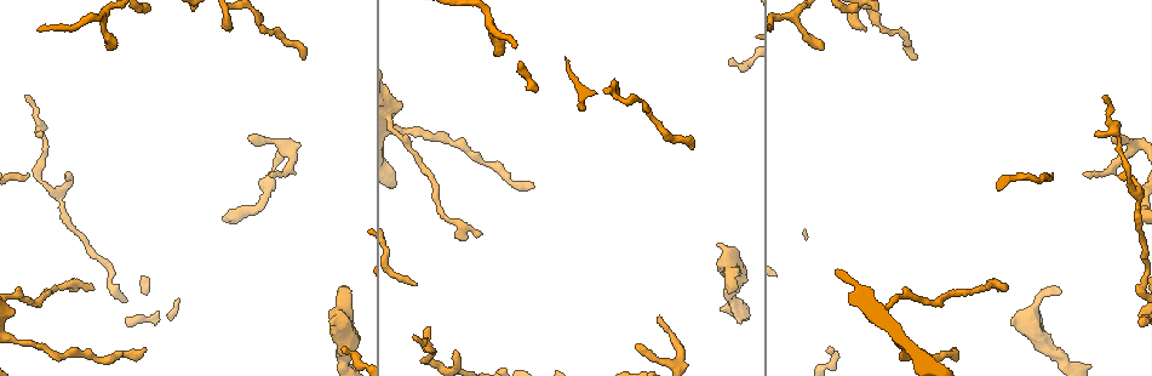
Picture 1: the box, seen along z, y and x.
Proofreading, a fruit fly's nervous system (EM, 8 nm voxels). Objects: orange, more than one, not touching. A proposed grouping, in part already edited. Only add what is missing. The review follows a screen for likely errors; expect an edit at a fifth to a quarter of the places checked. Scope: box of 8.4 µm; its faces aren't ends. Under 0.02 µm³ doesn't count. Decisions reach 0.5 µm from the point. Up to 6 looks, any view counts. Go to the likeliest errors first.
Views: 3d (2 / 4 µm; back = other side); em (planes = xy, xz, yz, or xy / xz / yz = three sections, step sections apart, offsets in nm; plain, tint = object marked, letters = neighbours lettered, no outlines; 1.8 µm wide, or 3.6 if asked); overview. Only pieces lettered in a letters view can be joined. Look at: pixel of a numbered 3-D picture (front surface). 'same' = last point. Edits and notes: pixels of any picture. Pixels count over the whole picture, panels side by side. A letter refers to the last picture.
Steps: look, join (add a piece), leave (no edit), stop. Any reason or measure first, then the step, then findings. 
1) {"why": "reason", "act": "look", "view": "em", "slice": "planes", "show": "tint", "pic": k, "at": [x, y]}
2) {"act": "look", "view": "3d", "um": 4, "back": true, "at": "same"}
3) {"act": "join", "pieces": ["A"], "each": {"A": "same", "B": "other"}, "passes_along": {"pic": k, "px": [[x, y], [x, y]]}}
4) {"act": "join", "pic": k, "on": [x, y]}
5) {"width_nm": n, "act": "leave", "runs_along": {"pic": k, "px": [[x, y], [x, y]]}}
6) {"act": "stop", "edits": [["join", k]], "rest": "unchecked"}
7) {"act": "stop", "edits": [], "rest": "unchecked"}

{"why": "branch stops here", "act": "look", "view": "3d", "um": 4, "pic": 1, "at": [1085, 175]}

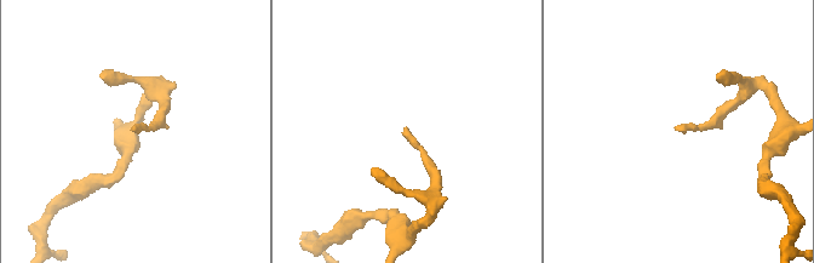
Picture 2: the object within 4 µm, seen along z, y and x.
{"why": "need the tissue", "act": "look", "view": "em", "slice": "planes", "show": "plain", "pic": 2, "at": [676, 128]}

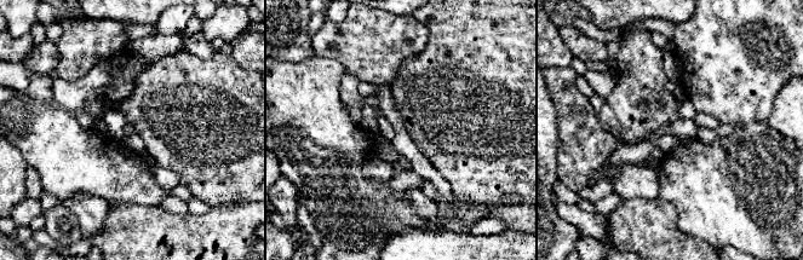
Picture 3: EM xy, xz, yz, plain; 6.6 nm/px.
{"act": "look", "view": "em", "slice": "planes", "show": "letters", "at": "same"}

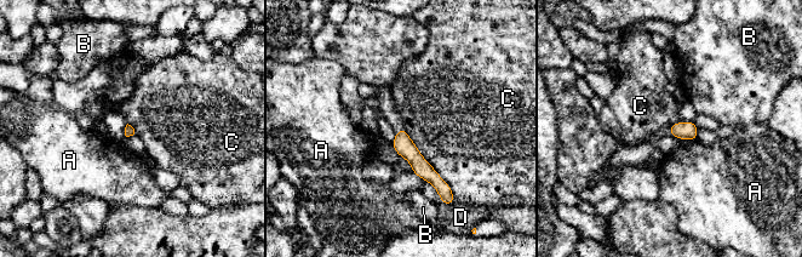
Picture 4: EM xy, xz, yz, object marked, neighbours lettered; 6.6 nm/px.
{"longest_contact_nm": ["C", 550], "act": "leave", "each": {"A": "other", "B": "other", "C": "other", "D": "other"}, "border": {"pic": 4, "px": [[404, 129], [454, 196]]}, "found": "no lettered piece goes on from it"}

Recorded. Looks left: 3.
{"why": "end of a long branch", "act": "look", "view": "3d", "um": 4, "pic": 1, "at": [145, 351]}

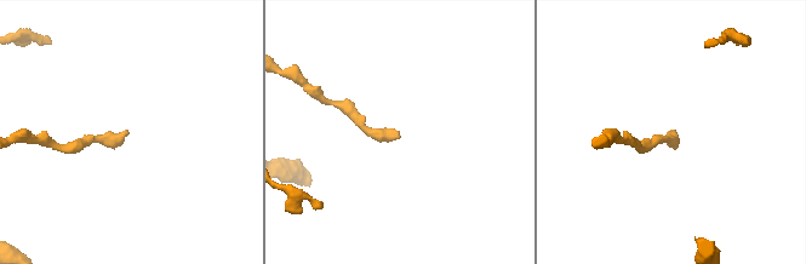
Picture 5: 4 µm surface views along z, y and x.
{"act": "look", "view": "em", "slice": "planes", "show": "letters", "pic": 5, "at": [397, 134]}

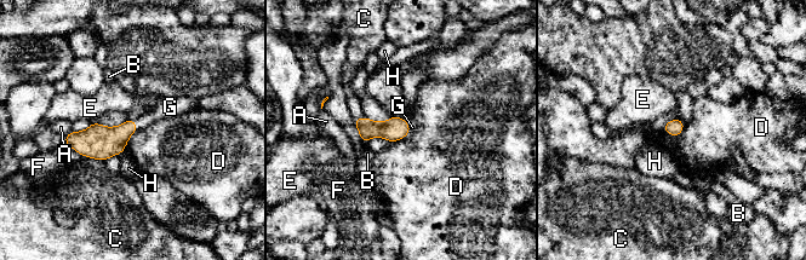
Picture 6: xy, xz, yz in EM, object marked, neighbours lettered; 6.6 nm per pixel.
{"width_nm": 110, "act": "join", "pieces": ["G"], "each": {"A": "other", "B": "other", "C": "other", "D": "other", "E": "other", "F": "other", "G": "same", "H": "other"}, "passes_along": {"pic": 6, "px": [[103, 142], [136, 125], [169, 107]]}, "found": "it goes on there"}

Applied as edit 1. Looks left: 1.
{"act": "stop", "edits": [["join", 6]], "rest": "unchecked"}

